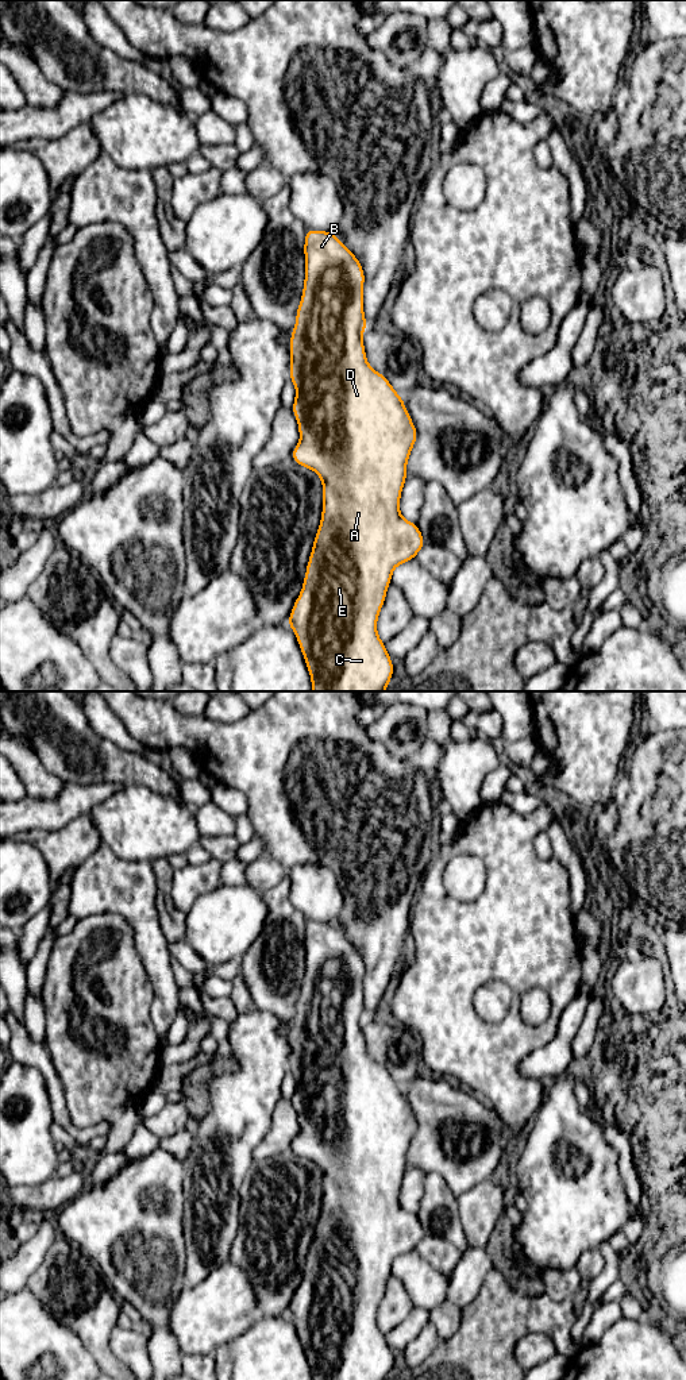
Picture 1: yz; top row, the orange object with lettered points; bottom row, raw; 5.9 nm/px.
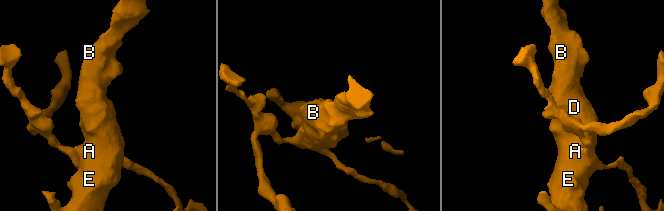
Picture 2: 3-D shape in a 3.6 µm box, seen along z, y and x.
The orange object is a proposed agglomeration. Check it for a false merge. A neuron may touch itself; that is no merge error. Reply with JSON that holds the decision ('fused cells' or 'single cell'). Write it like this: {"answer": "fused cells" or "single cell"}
{"answer": "single cell"}

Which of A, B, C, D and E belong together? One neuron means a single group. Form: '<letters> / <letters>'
A B C D E

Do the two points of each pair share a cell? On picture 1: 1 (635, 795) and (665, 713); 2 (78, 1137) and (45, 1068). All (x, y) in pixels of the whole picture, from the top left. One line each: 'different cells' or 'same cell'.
1: different cells
2: same cell

